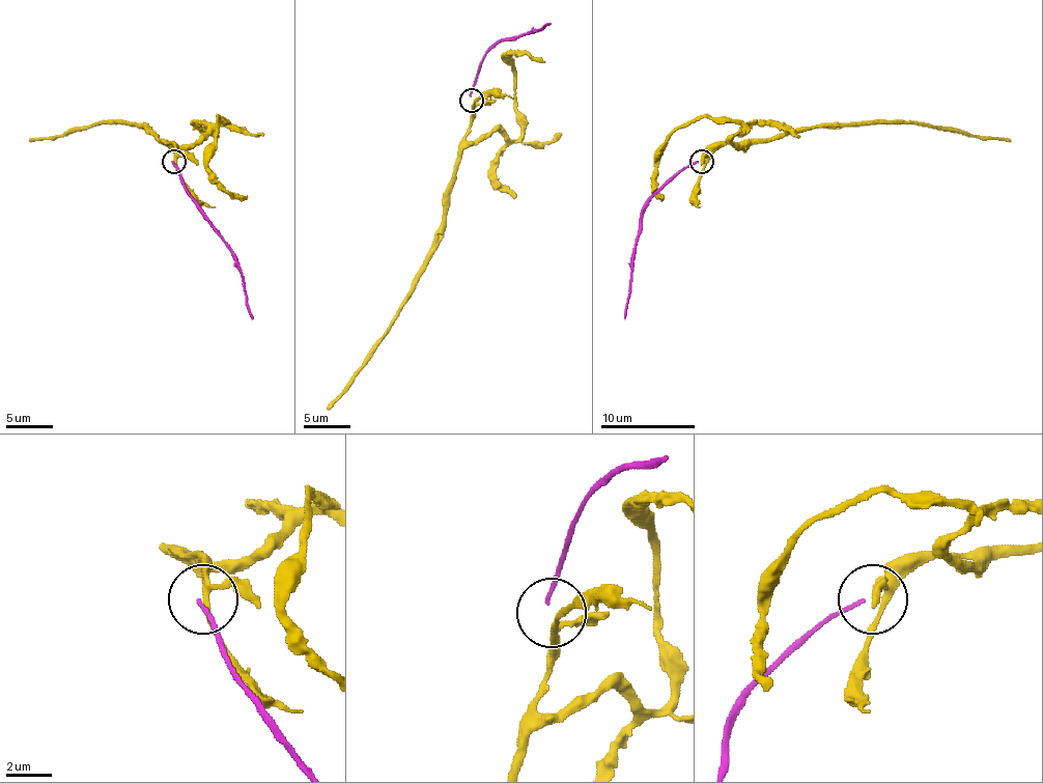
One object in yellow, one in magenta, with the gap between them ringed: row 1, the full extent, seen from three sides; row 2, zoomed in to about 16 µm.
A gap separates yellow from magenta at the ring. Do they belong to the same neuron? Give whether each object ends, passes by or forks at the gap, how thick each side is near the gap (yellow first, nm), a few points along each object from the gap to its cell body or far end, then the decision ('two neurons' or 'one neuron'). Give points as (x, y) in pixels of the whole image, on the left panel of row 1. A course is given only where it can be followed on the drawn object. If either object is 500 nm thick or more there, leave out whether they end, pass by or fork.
yellow forks; magenta ends; calibres 240 and 160 nm; course yellow (175, 161), (173, 144), (162, 141), (145, 126), (95, 122), (30, 141); course magenta (173, 161), (185, 191), (232, 254), (242, 276), (246, 309), (253, 318); two neurons

